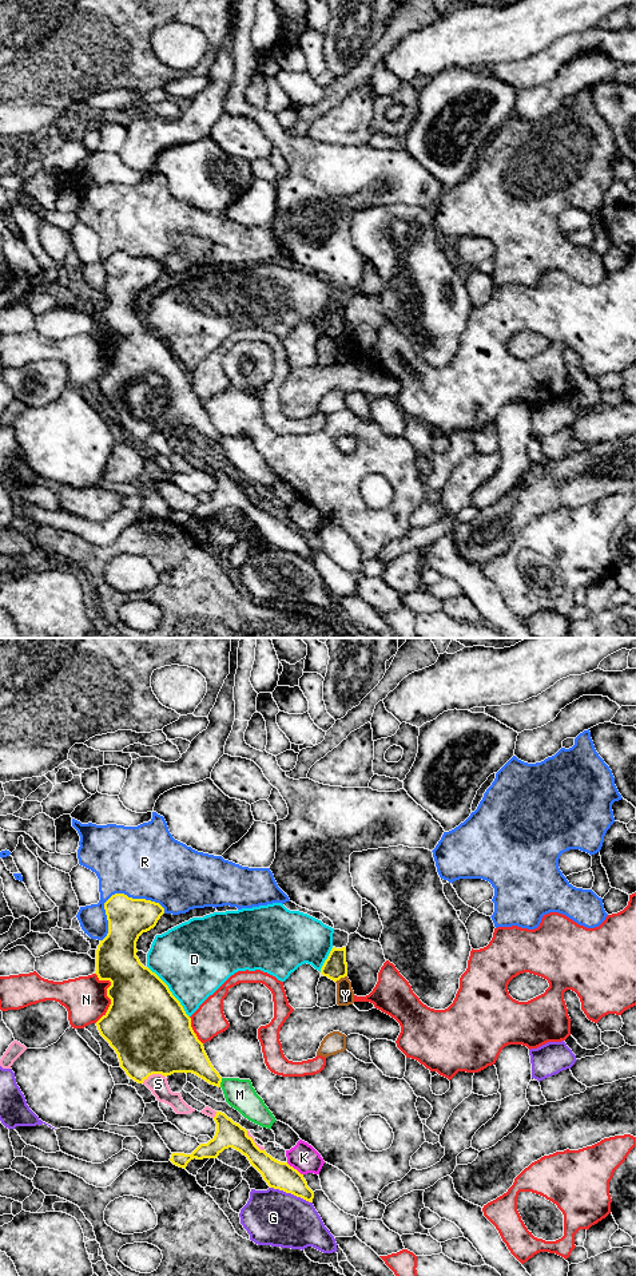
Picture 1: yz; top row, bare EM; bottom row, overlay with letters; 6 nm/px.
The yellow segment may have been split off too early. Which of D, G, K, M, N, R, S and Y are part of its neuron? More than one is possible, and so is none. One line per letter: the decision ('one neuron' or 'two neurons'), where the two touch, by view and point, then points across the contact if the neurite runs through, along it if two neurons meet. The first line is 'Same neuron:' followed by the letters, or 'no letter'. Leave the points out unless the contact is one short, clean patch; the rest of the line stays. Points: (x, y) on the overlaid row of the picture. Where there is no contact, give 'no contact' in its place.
Same neuron: no letter
D: two neurons; meets yellow in yz at (170, 991)
G: two neurons; meets yellow in yz at (291, 1193)
K: two neurons; meets yellow in yz at (293, 1168); border along yz (286, 1162), (302, 1175)
M: two neurons; meets yellow in yz at (221, 1081); border along yz (222, 1078), (219, 1086)
N: two neurons; meets yellow in yz at (107, 994)
R: two neurons; meets yellow in yz at (115, 894)
S: two neurons; meets yellow in yz at (152, 1073)
Y: two neurons; meets yellow in yz at (341, 977); border along yz (346, 975), (336, 982)

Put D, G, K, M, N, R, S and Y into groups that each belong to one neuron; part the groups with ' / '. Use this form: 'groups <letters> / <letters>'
groups D / G / K / M Y / N / R / S

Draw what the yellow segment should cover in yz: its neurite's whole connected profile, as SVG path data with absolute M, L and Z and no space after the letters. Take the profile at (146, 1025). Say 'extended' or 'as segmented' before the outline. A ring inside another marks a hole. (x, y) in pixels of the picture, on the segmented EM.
as segmented; M115 893L104 903L104 910L108 934L98 946L95 974L99 980L111 982L107 988L111 1004L96 1026L118 1054L120 1067L138 1083L143 1083L152 1074L167 1077L174 1073L192 1073L210 1085L220 1087L222 1077L211 1065L203 1043L194 1033L191 1018L168 986L136 956L139 936L156 926L164 908L151 900Z

